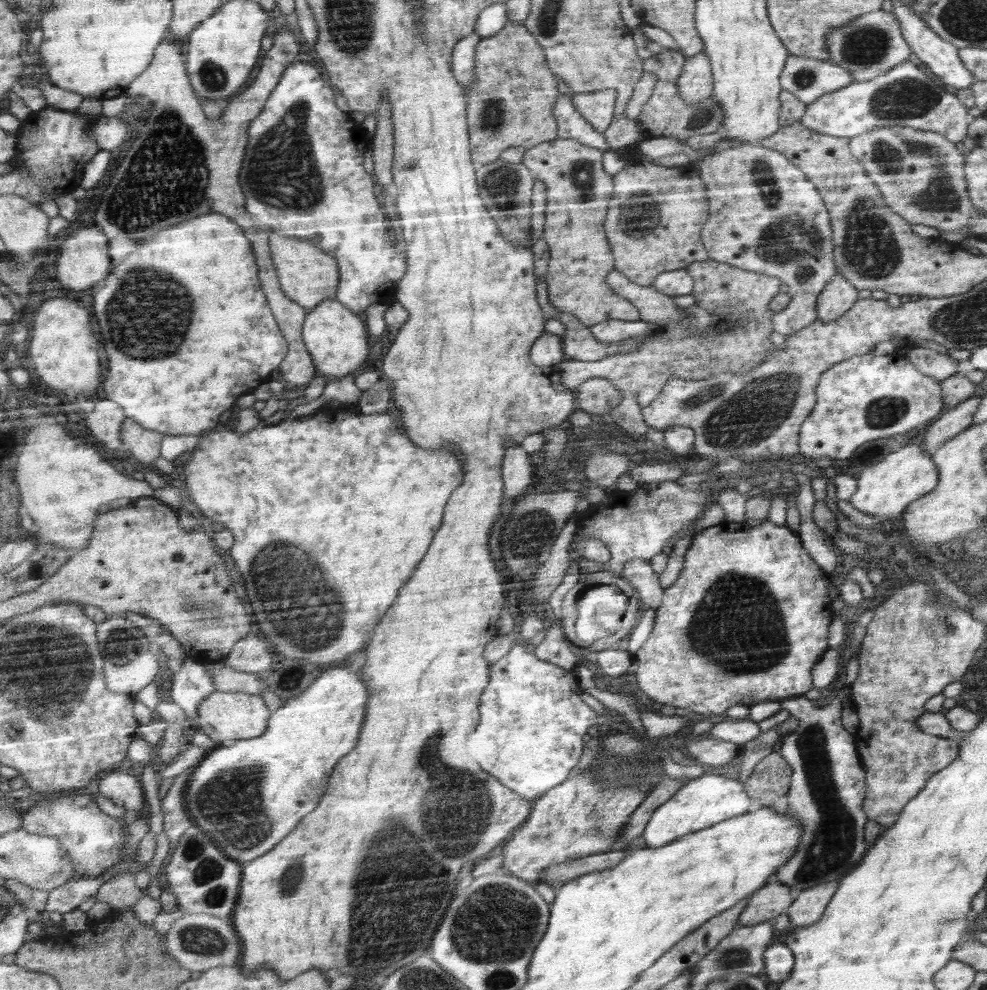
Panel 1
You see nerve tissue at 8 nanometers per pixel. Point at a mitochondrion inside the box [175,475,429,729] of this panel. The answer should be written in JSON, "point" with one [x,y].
{"point":[284,569]}

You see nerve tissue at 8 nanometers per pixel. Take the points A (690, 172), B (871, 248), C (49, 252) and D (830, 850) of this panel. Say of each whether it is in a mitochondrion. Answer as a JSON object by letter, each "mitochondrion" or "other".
{"A":"other","B":"mitochondrion","C":"other","D":"mitochondrion"}

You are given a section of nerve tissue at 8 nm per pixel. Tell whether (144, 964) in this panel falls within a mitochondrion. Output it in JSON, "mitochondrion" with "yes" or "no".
{"mitochondrion":"yes"}

